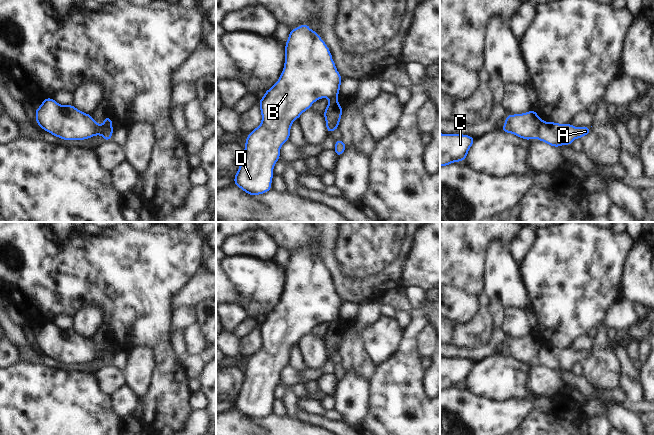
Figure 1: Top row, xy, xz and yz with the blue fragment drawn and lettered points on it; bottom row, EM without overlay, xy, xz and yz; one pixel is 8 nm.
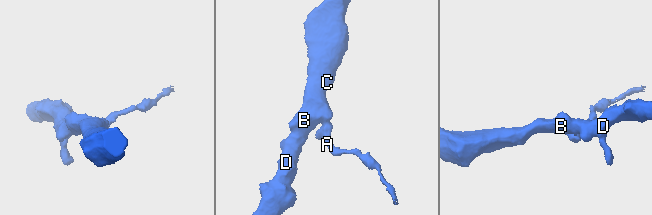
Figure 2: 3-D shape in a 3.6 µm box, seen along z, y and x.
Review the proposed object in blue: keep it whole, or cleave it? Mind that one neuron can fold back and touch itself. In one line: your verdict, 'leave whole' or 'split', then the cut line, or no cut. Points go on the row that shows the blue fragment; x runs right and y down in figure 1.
split | yz (541, 120), (539, 134), (536, 138)

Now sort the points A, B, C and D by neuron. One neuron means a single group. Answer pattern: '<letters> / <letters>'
A / B C D

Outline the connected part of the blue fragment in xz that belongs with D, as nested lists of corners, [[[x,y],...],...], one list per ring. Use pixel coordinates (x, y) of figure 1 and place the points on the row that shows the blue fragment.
[[[307,23],[290,31],[285,52],[284,70],[279,80],[259,100],[262,122],[247,136],[244,158],[234,177],[234,184],[251,196],[272,189],[273,167],[280,160],[280,148],[289,140],[293,121],[310,109],[315,101],[324,97],[337,97],[340,91],[342,77],[336,70],[332,54],[320,35],[310,30]]]

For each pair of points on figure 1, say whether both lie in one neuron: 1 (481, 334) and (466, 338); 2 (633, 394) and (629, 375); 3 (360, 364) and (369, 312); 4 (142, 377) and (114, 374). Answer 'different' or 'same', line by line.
1: same
2: same
3: same
4: different

